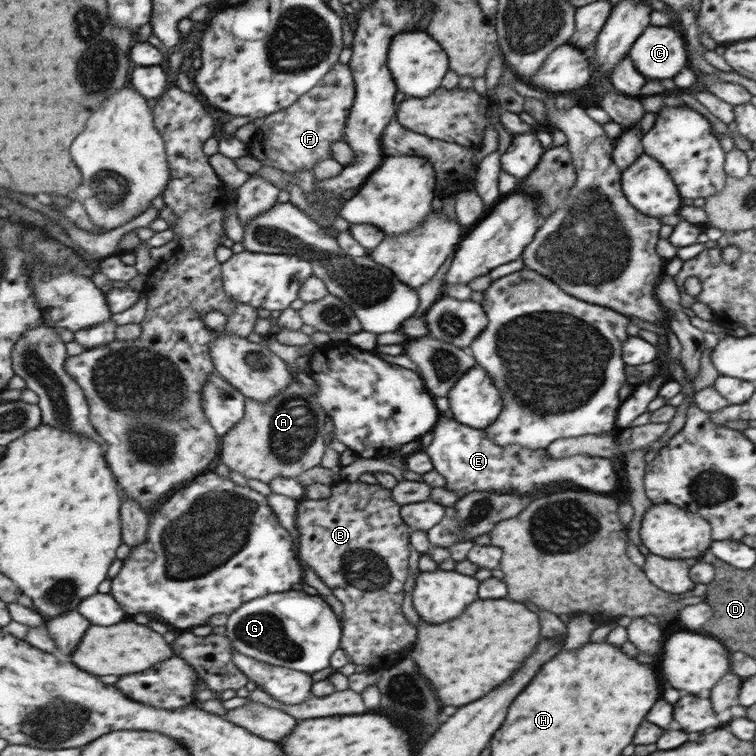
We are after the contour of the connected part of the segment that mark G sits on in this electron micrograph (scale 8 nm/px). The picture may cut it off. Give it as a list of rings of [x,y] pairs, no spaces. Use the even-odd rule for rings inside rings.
[[[288,590],[283,593],[271,593],[247,601],[241,608],[229,614],[224,624],[224,636],[230,641],[231,647],[237,652],[254,658],[259,662],[266,662],[271,666],[287,667],[311,675],[329,666],[329,656],[337,650],[339,636],[339,622],[333,616],[331,608],[327,606],[321,596],[303,594],[299,590]]]

